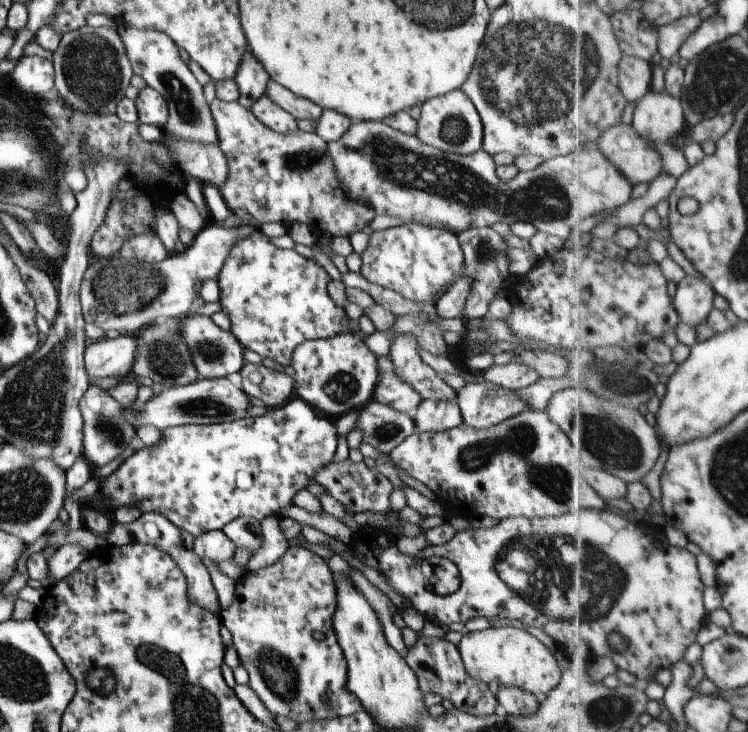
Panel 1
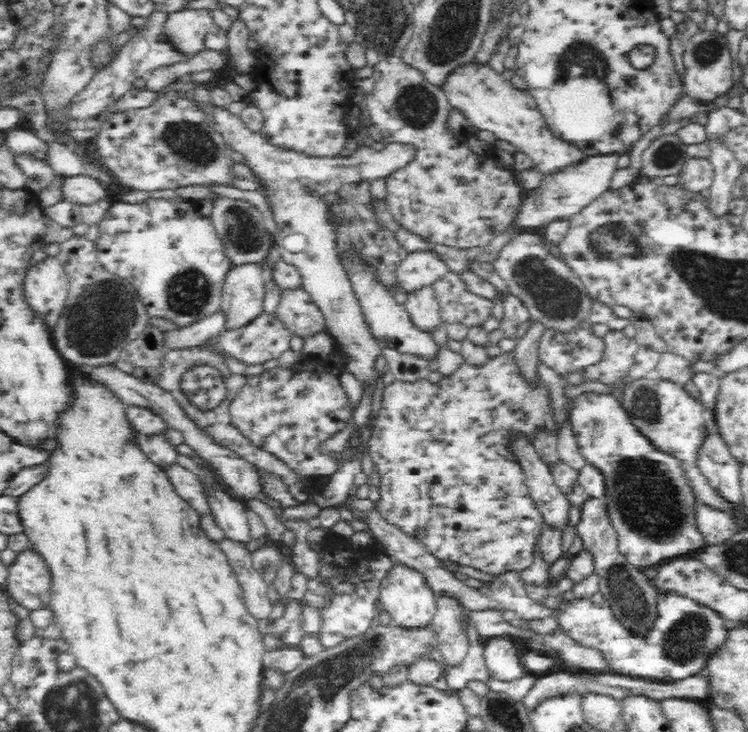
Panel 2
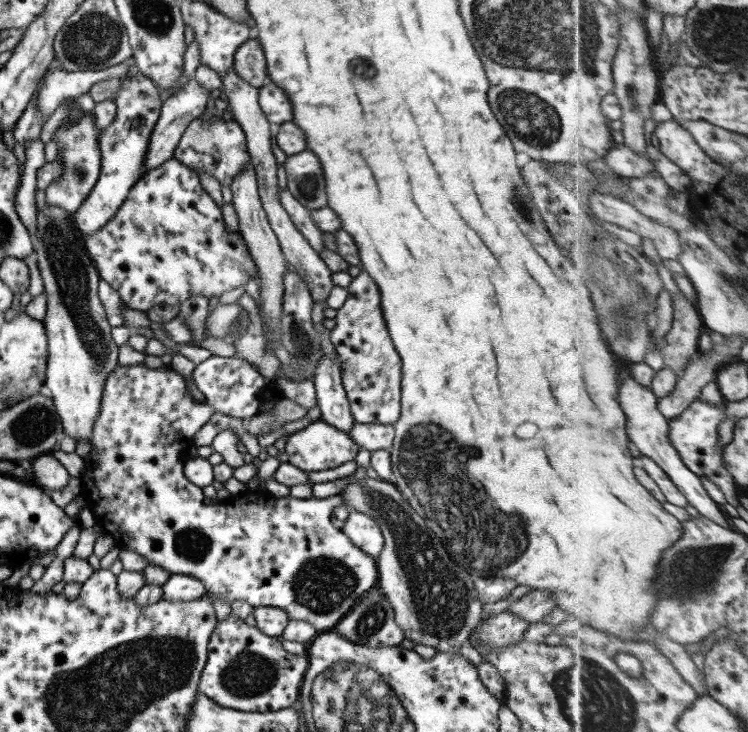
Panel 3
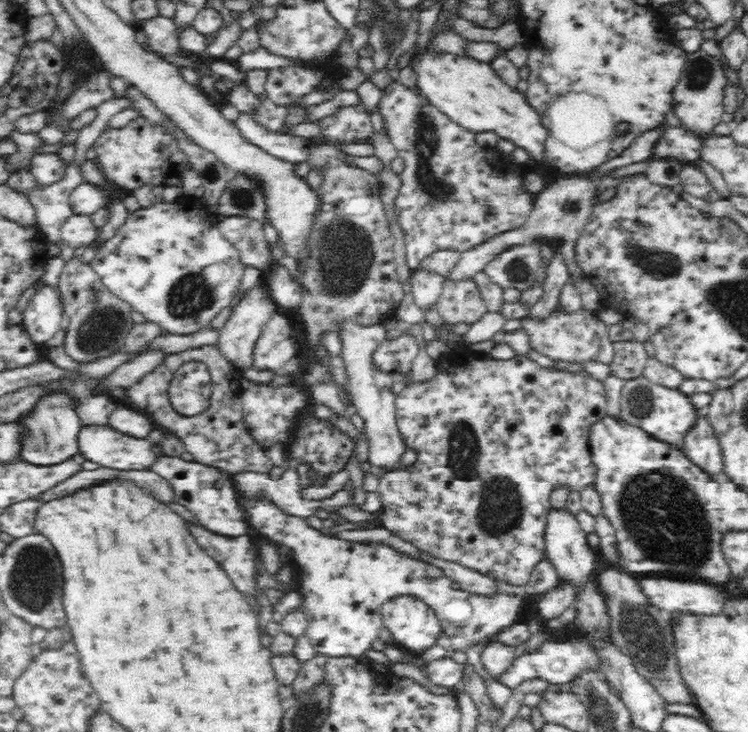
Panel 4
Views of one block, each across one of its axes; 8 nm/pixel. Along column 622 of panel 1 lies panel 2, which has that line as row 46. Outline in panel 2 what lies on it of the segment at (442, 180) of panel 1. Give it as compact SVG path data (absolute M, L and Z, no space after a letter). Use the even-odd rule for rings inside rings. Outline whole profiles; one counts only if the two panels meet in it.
M180 8L177 12L167 14L163 34L176 52L193 57L206 49L206 36L213 25L209 10Z

